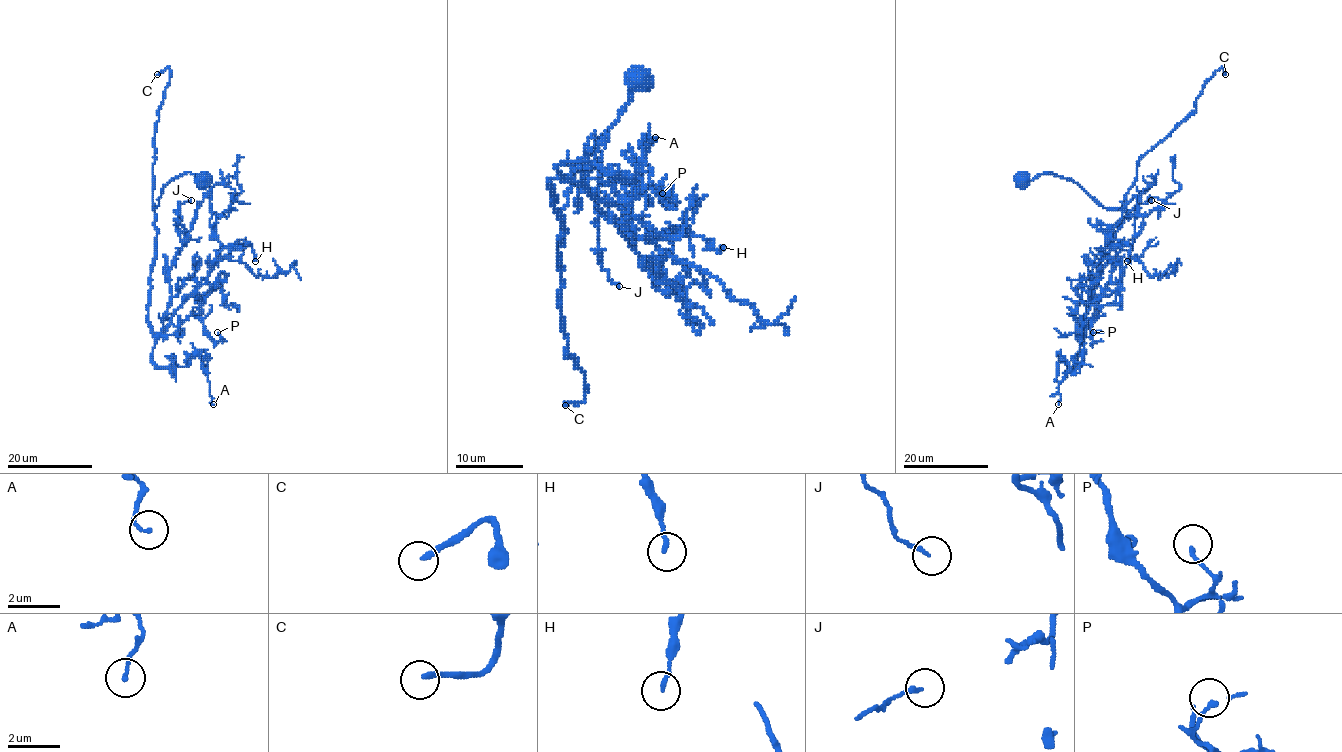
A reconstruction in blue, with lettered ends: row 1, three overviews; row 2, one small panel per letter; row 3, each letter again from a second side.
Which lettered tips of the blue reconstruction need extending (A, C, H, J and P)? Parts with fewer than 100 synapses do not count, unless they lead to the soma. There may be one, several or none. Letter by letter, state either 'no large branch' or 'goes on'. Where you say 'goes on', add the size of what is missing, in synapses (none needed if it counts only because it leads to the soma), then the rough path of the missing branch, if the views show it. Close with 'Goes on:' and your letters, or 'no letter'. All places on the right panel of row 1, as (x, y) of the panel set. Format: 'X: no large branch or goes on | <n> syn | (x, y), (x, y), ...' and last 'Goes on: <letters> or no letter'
A: no large branch
C: goes on | 110 syn
H: no large branch
J: no large branch
P: no large branch
Goes on: C

